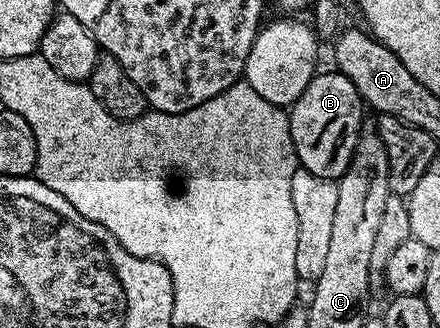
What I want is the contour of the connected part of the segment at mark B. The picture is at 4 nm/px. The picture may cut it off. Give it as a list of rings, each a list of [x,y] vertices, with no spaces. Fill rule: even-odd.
[[[331,71],[314,76],[288,109],[290,134],[299,166],[312,171],[312,175],[331,179],[342,177],[352,159],[358,134],[362,131],[362,109],[362,96],[344,74]]]

